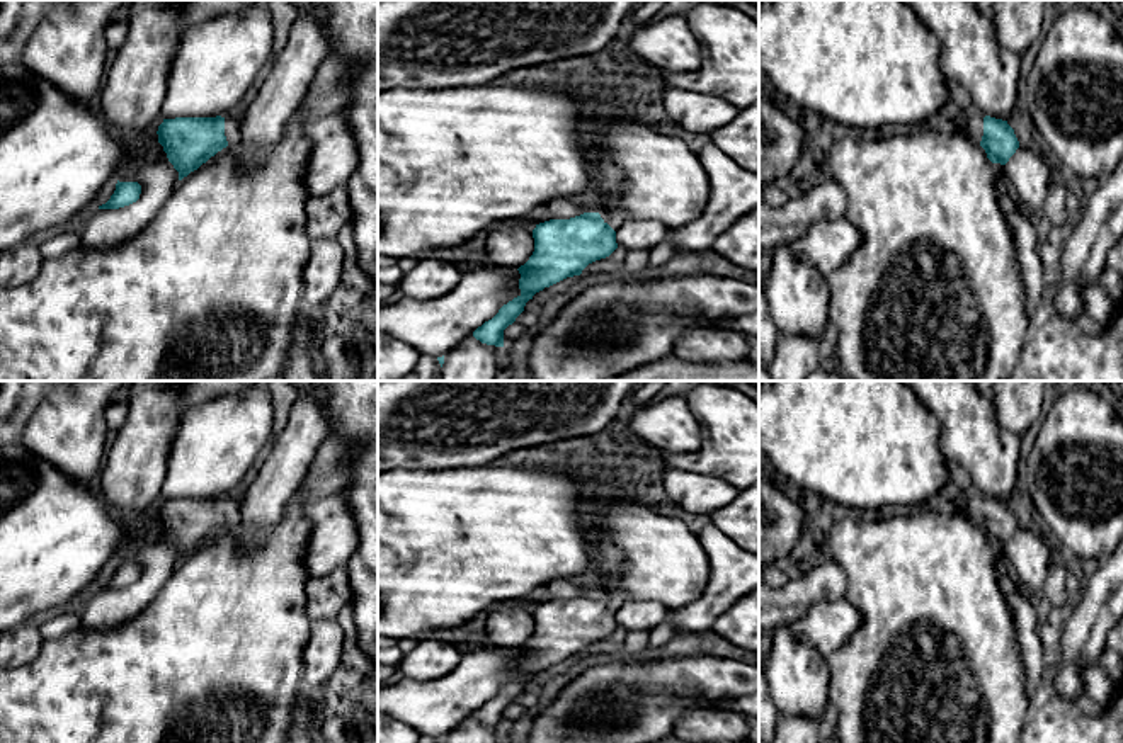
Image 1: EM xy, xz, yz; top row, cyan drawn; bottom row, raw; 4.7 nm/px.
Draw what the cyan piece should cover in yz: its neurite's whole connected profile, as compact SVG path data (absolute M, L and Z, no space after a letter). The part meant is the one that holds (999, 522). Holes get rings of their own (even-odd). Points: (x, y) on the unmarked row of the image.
M949 491L941 500L941 508L978 524L992 544L1006 546L1019 529L1014 510L1007 502L980 496L973 491Z

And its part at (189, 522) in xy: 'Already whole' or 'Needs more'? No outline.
Needs more

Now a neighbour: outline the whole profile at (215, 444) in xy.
M267 383L185 408L174 435L160 500L216 498L237 491L272 430Z

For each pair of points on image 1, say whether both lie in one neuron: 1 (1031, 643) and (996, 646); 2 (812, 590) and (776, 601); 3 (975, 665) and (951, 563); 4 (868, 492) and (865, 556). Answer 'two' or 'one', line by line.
1: two
2: one
3: one
4: two

